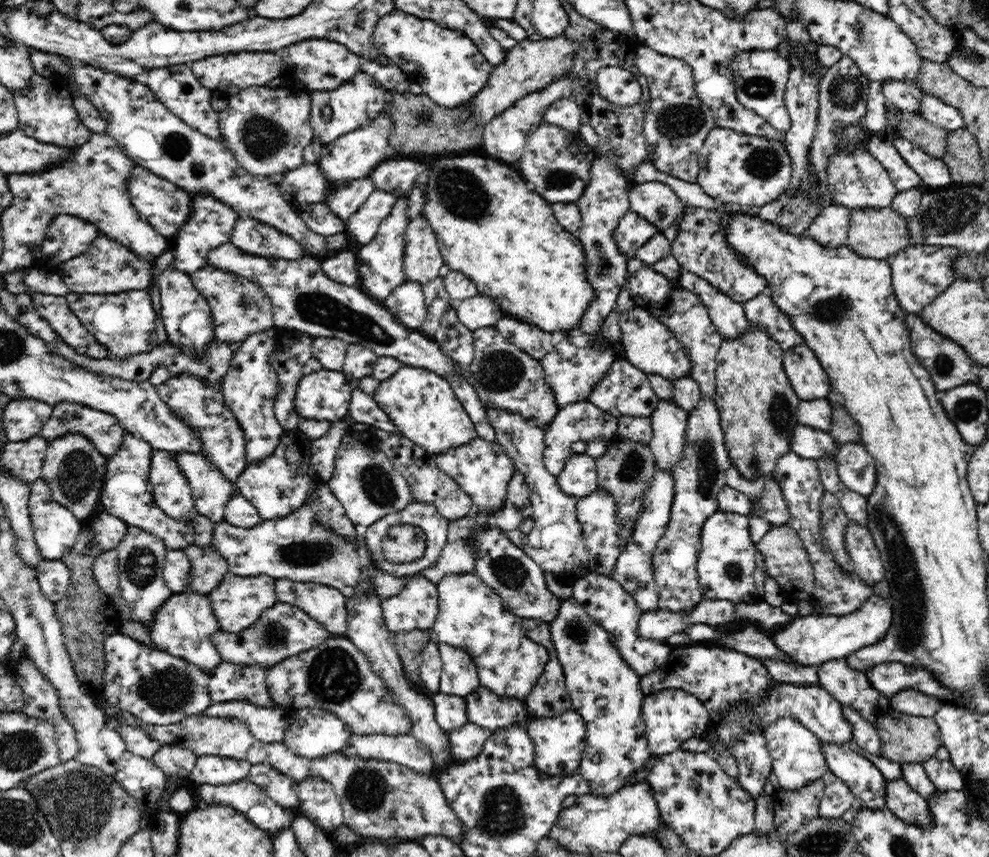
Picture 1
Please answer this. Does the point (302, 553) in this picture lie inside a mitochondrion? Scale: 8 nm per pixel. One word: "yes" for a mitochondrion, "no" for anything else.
yes

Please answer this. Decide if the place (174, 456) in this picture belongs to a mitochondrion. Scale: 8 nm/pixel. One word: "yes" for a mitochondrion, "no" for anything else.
no

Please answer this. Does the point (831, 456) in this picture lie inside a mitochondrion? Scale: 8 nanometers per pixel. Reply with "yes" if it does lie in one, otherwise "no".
no

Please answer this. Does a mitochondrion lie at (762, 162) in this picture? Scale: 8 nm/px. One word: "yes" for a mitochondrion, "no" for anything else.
yes

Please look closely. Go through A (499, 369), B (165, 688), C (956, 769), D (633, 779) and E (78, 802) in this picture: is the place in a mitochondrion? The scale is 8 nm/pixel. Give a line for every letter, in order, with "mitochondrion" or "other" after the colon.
A: mitochondrion
B: mitochondrion
C: other
D: other
E: mitochondrion

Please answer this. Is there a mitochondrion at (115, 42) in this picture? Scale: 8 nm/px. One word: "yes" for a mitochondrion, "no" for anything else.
no

